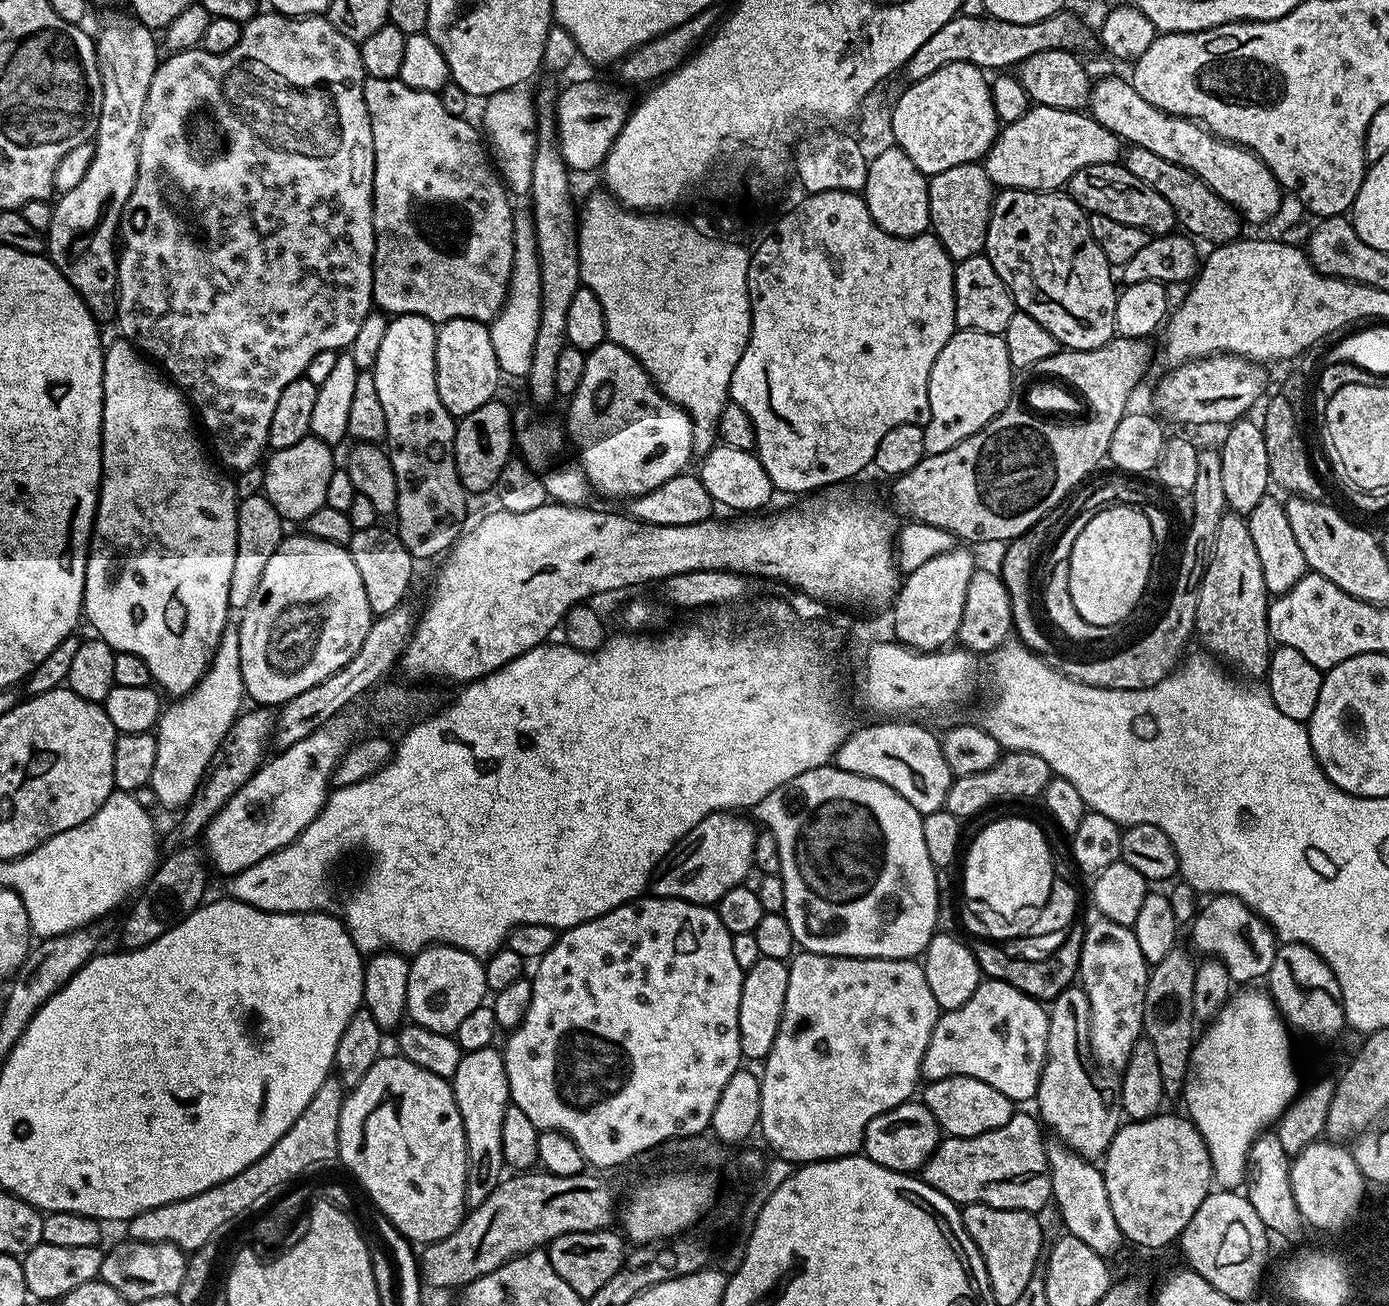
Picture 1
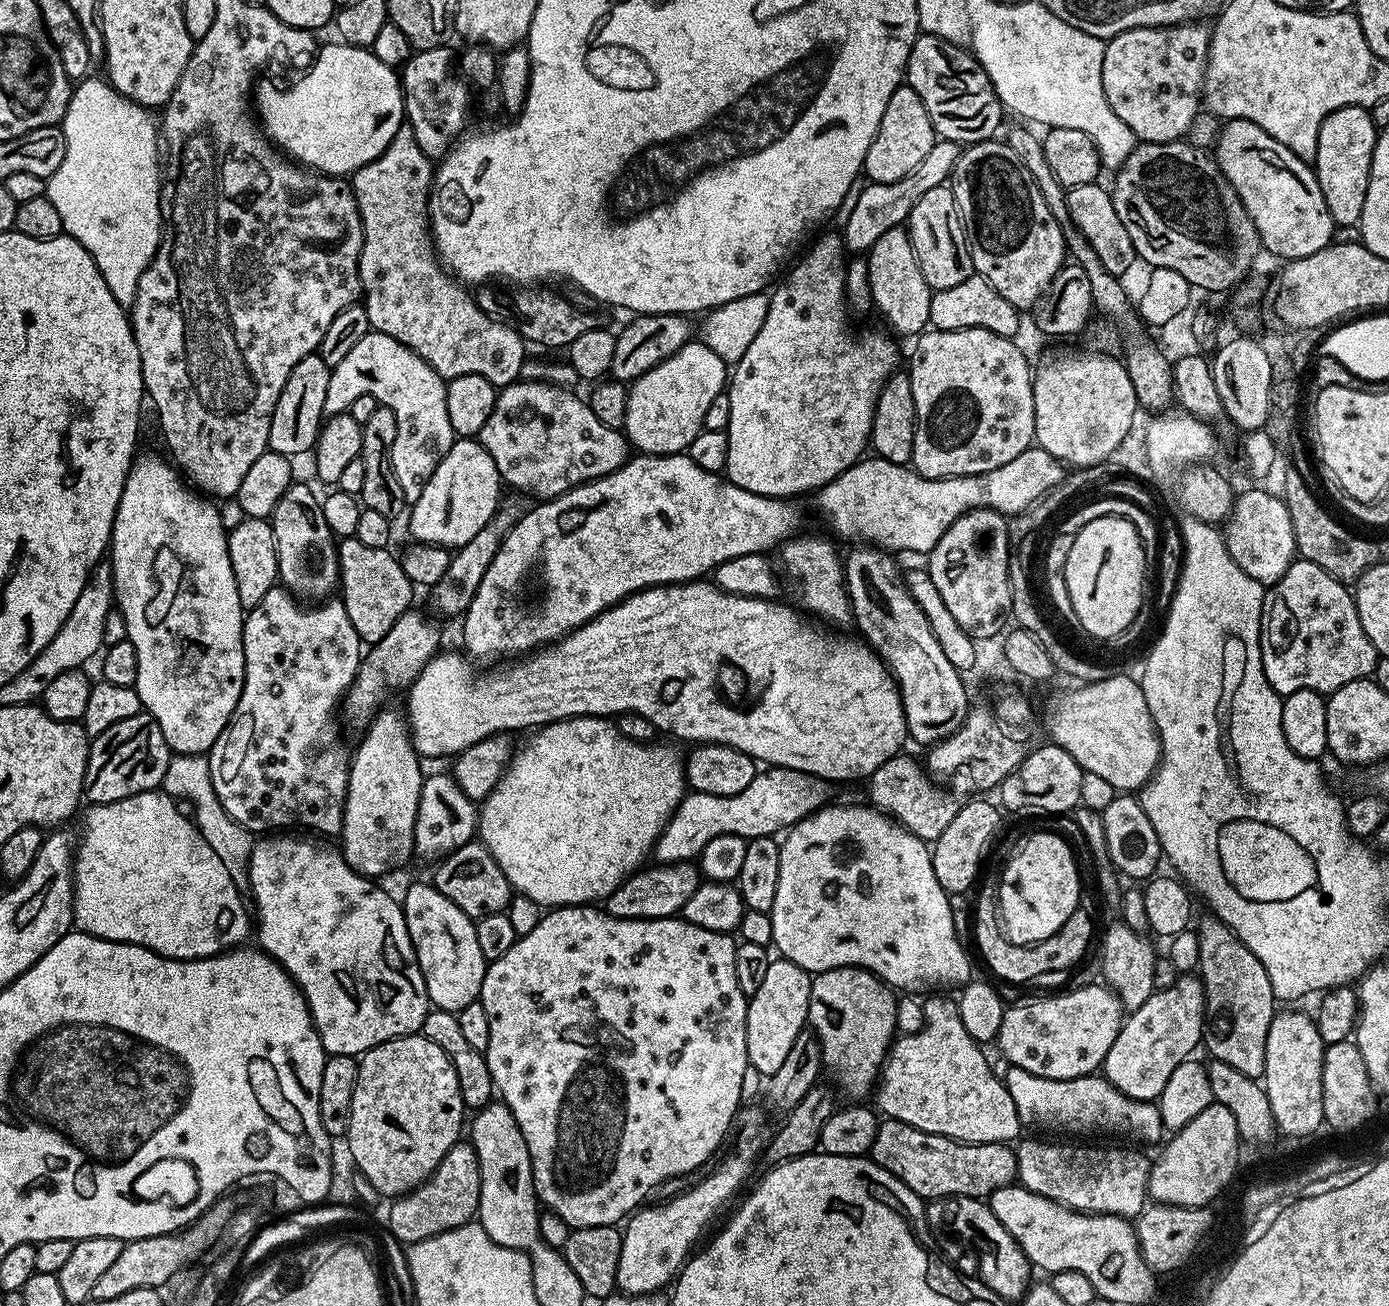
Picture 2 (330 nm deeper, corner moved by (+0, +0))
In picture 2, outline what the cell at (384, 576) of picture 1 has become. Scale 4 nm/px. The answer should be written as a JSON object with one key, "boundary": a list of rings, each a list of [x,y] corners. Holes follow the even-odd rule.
{"boundary":[[[356,536],[343,537],[336,549],[340,563],[338,592],[354,630],[358,630],[358,638],[368,646],[382,642],[390,634],[390,626],[413,607],[414,585],[406,578],[406,570],[402,570],[400,556],[392,551],[391,547],[366,546]]]}

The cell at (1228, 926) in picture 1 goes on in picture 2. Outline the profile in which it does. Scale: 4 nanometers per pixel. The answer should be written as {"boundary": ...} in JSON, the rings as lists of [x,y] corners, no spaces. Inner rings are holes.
{"boundary":[[[1180,974],[1169,989],[1158,989],[1150,994],[1146,1002],[1138,1009],[1127,1013],[1120,1026],[1118,1038],[1114,1038],[1114,1046],[1110,1046],[1110,1054],[1106,1054],[1102,1065],[1102,1075],[1122,1094],[1132,1099],[1159,1101],[1162,1090],[1166,1090],[1166,1081],[1170,1074],[1182,1061],[1189,1059],[1192,1052],[1202,1044],[1204,1035],[1204,984],[1199,975]]]}

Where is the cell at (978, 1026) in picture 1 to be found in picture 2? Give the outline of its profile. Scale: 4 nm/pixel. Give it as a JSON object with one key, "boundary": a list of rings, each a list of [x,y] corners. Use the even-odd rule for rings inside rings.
{"boundary":[[[1103,983],[1088,984],[1049,1000],[1016,1004],[1007,1009],[1002,1029],[1008,1039],[1008,1052],[1020,1056],[1019,1063],[1030,1074],[1050,1079],[1076,1079],[1093,1075],[1103,1065],[1120,1026],[1126,1019],[1119,995]]]}

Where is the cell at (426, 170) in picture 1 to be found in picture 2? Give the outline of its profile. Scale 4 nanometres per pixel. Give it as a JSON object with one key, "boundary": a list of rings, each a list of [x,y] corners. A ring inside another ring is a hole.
{"boundary":[[[401,126],[395,132],[391,133],[386,150],[382,150],[382,154],[378,158],[374,158],[374,162],[362,166],[357,172],[352,173],[350,177],[352,193],[356,195],[358,210],[360,211],[360,221],[362,222],[362,230],[364,231],[364,245],[360,251],[360,286],[362,289],[362,303],[364,309],[368,312],[368,323],[371,331],[390,334],[390,338],[394,338],[398,342],[402,342],[402,346],[414,350],[414,354],[421,356],[445,382],[454,378],[462,378],[462,374],[482,374],[482,378],[486,378],[489,382],[496,385],[497,389],[502,389],[506,385],[517,383],[521,379],[526,363],[526,357],[524,357],[526,341],[511,324],[506,324],[504,321],[486,314],[479,308],[476,304],[475,295],[461,281],[449,275],[444,265],[440,263],[436,255],[430,227],[430,193],[432,190],[433,175],[433,161],[422,150],[422,146],[418,146],[412,129],[407,126]]]}

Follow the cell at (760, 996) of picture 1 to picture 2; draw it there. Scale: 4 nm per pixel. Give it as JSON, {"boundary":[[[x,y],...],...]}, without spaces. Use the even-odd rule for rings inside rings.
{"boundary":[[[783,958],[770,959],[762,986],[750,996],[746,1018],[746,1054],[753,1073],[761,1072],[764,1078],[780,1069],[782,1062],[794,1046],[794,1038],[805,1031],[808,1024],[808,1007],[812,976],[802,966]]]}

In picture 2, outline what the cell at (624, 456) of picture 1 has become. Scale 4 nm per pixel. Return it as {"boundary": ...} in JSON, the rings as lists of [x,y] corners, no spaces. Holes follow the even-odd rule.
{"boundary":[[[689,342],[678,350],[670,358],[658,362],[652,370],[646,370],[637,380],[628,384],[628,397],[626,398],[626,422],[623,426],[623,433],[631,447],[637,453],[646,456],[675,456],[687,453],[690,442],[698,438],[698,434],[704,431],[704,419],[706,409],[710,402],[718,398],[720,392],[725,391],[730,379],[729,365],[710,346],[699,342]]]}

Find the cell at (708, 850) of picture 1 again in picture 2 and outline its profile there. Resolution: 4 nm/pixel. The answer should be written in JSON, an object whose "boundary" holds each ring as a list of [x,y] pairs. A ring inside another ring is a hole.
{"boundary":[[[686,860],[677,864],[657,863],[655,867],[637,870],[624,880],[622,886],[618,886],[618,890],[608,895],[606,911],[611,916],[627,920],[661,920],[667,916],[676,916],[684,909],[690,894],[694,894],[694,890],[698,890],[698,886],[702,883],[700,868]]]}

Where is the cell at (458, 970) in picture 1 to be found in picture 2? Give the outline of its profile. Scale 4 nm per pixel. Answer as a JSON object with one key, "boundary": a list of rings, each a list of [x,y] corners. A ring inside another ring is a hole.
{"boundary":[[[431,882],[410,885],[402,895],[402,907],[410,942],[426,982],[429,1005],[458,1014],[466,1006],[477,1003],[486,961],[478,946],[473,917],[458,910],[458,906],[454,906],[454,902],[450,902],[450,898]]]}

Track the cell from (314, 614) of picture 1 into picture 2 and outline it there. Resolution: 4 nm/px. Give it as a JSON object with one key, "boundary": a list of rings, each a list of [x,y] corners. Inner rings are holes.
{"boundary":[[[293,482],[272,511],[270,523],[278,550],[279,583],[304,602],[320,602],[333,595],[340,579],[337,541],[322,514],[322,500],[306,485]]]}

